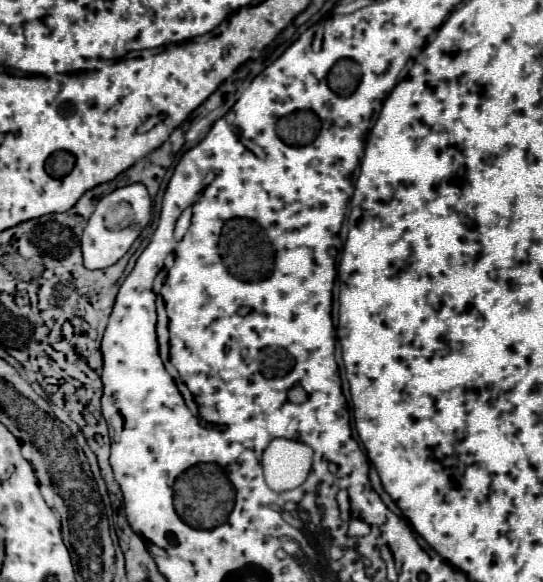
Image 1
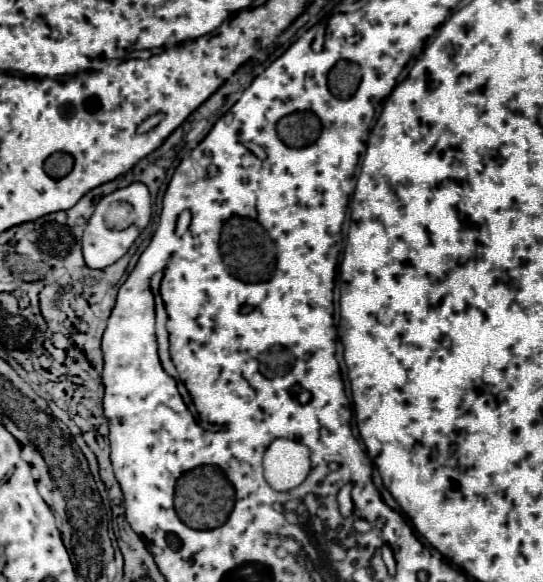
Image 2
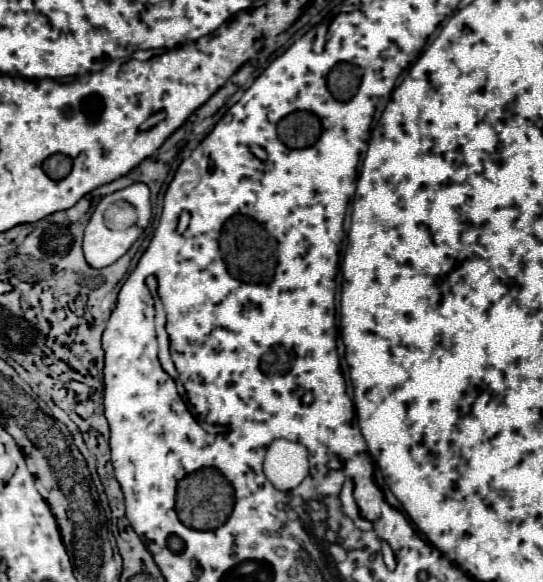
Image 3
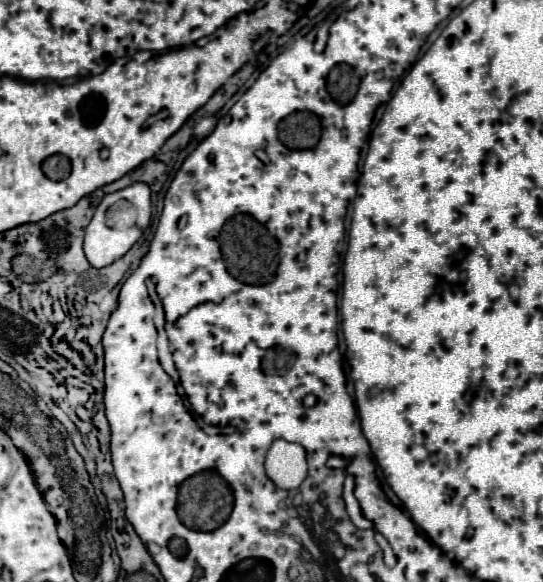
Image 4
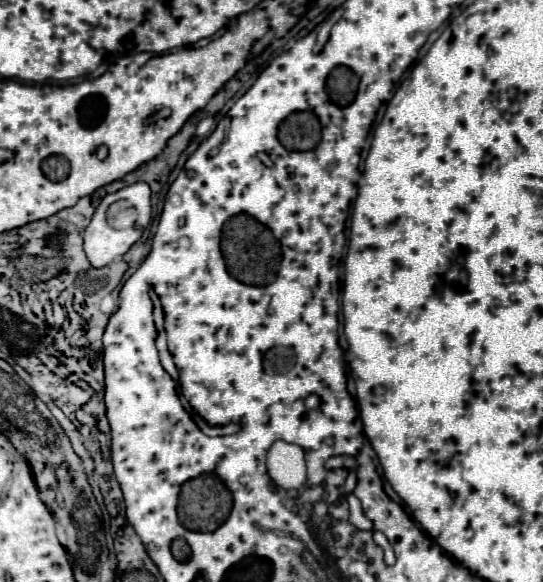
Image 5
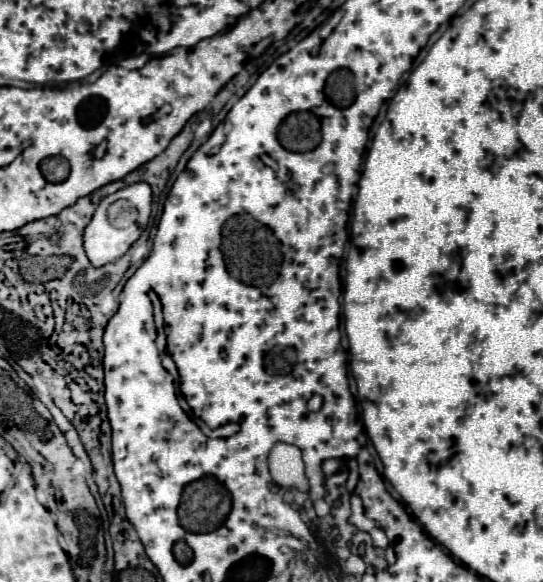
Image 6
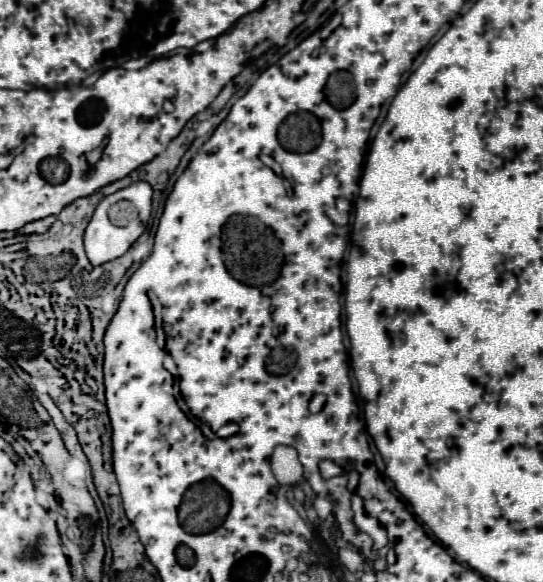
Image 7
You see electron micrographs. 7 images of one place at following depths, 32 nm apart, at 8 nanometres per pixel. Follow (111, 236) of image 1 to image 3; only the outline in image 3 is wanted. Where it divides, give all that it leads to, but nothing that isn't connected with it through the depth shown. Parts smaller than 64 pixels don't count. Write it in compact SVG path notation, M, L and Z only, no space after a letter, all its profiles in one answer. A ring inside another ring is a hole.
M136 182L124 190L118 190L114 194L108 194L100 200L100 204L96 206L86 232L84 232L84 256L86 262L92 268L106 268L112 262L116 262L118 258L122 258L130 246L140 238L144 226L148 226L150 220L150 190L146 184Z

